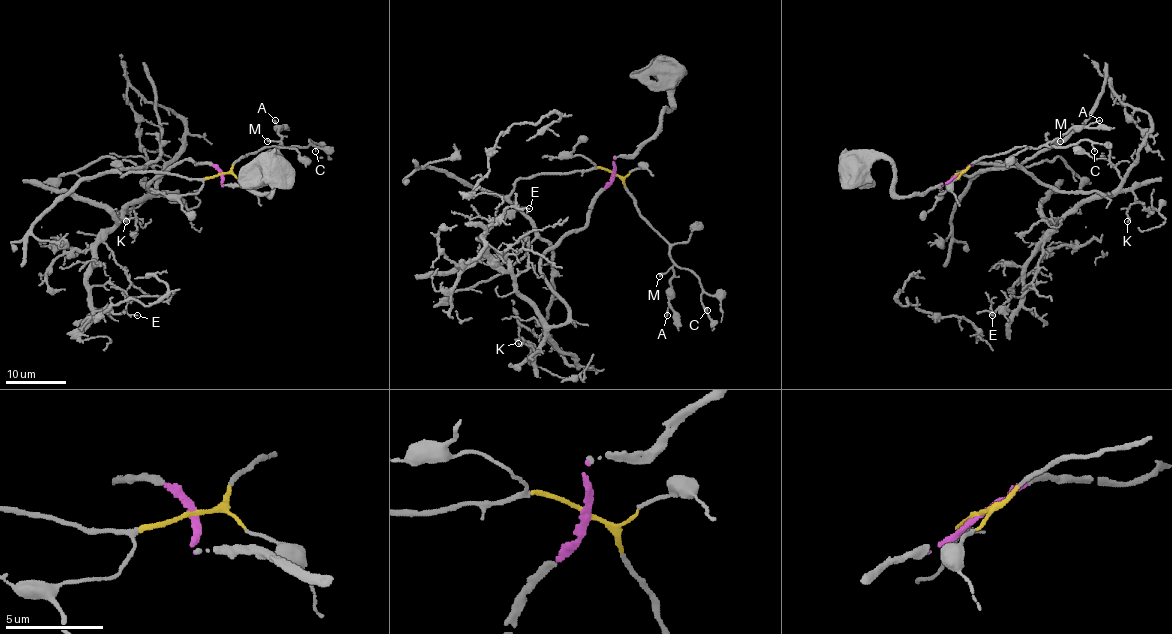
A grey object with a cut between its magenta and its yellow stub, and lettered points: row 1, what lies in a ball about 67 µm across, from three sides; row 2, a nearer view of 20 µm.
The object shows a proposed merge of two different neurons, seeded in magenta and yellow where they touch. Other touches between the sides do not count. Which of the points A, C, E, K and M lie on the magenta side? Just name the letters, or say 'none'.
E, K

